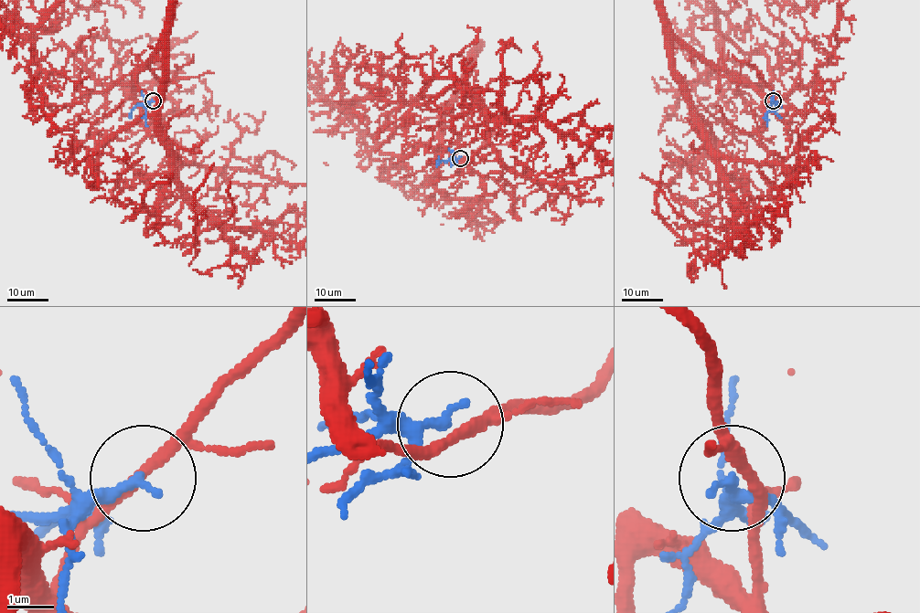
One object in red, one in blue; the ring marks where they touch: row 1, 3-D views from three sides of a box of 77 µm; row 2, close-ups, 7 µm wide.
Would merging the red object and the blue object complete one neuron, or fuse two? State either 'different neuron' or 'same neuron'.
different neuron

